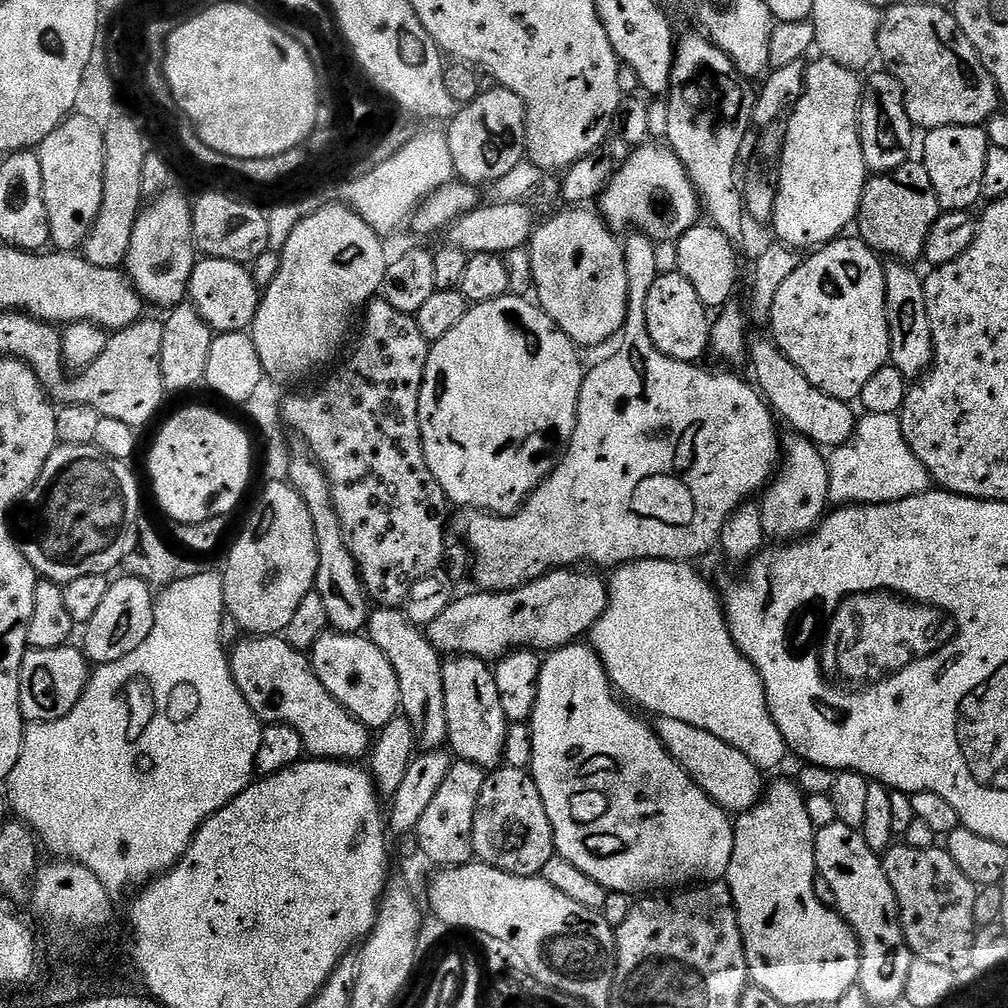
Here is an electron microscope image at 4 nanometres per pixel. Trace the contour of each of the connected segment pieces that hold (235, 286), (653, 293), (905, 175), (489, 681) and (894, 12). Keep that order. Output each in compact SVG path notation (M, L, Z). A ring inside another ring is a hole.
M222 258L197 259L188 283L187 299L202 314L213 333L242 332L251 329L260 305L261 289L256 287L251 271L238 262Z
M680 272L659 275L654 286L650 286L650 294L646 294L646 330L650 330L654 346L675 360L687 364L700 362L703 361L704 351L709 351L712 335L709 309L704 307L694 286L690 286Z
M909 160L892 172L873 175L865 184L858 236L881 257L896 262L916 262L912 260L919 261L923 257L926 238L941 214L940 203L934 194L934 182L930 182L926 166L921 161Z
M459 654L445 659L443 666L447 747L461 760L474 762L485 770L495 769L504 759L504 742L510 721L502 714L502 702L498 699L493 669L477 656Z
M930 2L924 4L893 3L883 13L877 36L879 59L884 59L883 67L898 82L904 91L906 114L910 118L913 129L931 130L942 126L984 126L995 116L1001 107L1000 92L992 81L990 70L982 66L982 58L978 58L978 50L962 34L962 26L958 26L955 15L945 6L934 6Z

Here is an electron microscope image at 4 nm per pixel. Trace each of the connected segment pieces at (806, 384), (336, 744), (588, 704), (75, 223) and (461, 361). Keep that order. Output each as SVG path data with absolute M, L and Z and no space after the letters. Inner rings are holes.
M768 338L753 339L746 356L747 359L752 359L751 379L760 395L764 397L773 413L781 421L784 419L796 431L797 437L811 440L813 444L824 450L840 448L852 437L853 405L846 400L830 398L830 394L815 388L806 378L806 374L802 374L802 370L798 370L798 366L794 366L794 362L790 362L790 358L784 356L775 342Z
M283 635L241 639L230 652L230 663L234 682L250 710L265 725L288 724L298 730L309 757L352 762L369 751L369 729L332 697L313 672L309 657L286 643Z
M577 642L568 644L564 648L558 648L554 652L547 653L540 665L540 677L538 678L538 698L534 702L534 710L530 727L532 741L534 742L534 754L532 755L532 781L538 786L538 794L542 794L542 806L546 806L546 818L550 818L552 827L552 843L555 851L566 862L578 866L582 874L590 874L594 882L598 882L609 892L627 892L629 894L656 894L661 890L676 890L681 886L696 886L701 882L720 882L728 875L730 858L734 850L734 824L729 813L712 801L686 774L664 743L656 735L653 725L639 720L637 713L631 707L625 706L618 699L617 693L608 678L608 671L600 661L596 651L587 643Z
M75 114L61 122L50 135L40 144L38 149L40 157L40 165L42 166L42 186L44 187L44 197L46 198L46 210L48 211L48 221L50 222L50 230L52 231L51 243L57 244L60 250L76 250L83 245L84 240L88 236L88 232L92 229L94 218L98 218L98 210L102 206L102 178L104 177L104 133L101 125L96 124L88 118L80 117Z
M505 294L485 304L471 305L466 318L462 318L462 322L458 322L458 326L454 326L454 330L450 330L446 338L435 341L429 347L426 374L420 391L422 446L426 454L426 462L434 478L438 478L438 486L442 486L442 490L453 505L461 504L464 508L476 508L472 510L480 514L513 516L527 502L528 496L555 470L556 465L564 459L564 454L568 451L568 443L572 440L576 429L578 402L586 371L586 364L580 361L579 354L581 355L578 345L541 308L531 299L515 294Z

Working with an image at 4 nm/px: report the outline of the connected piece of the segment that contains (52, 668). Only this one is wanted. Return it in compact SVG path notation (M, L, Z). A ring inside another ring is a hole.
M72 647L25 651L20 667L20 709L25 721L43 722L66 718L66 714L78 706L90 679L90 661L79 647Z

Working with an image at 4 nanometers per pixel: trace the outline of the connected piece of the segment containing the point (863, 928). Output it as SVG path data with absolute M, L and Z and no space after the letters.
M839 822L816 830L814 868L834 889L835 911L843 916L860 943L858 987L878 1006L904 1000L906 980L913 962L910 946L904 943L900 907L884 873L881 857L866 846L863 831Z

